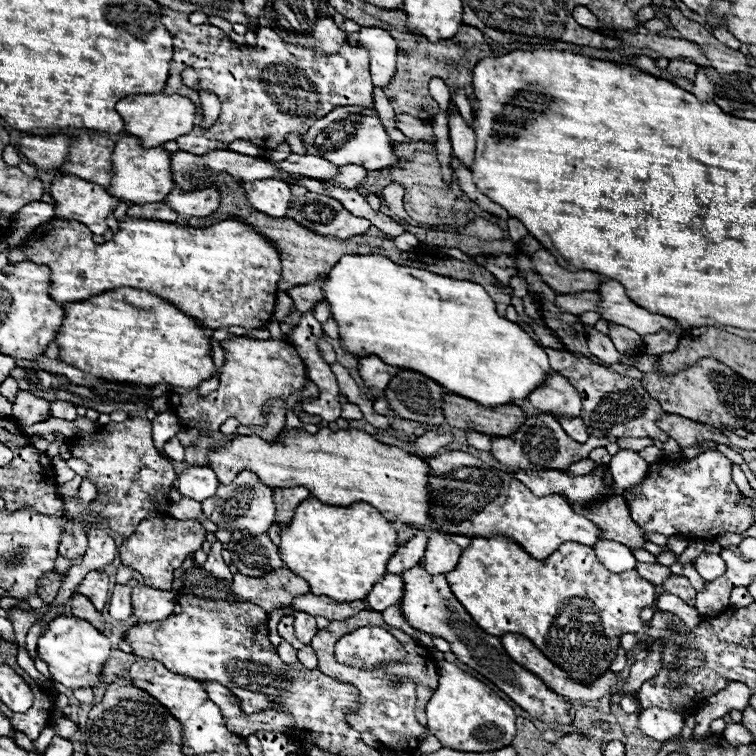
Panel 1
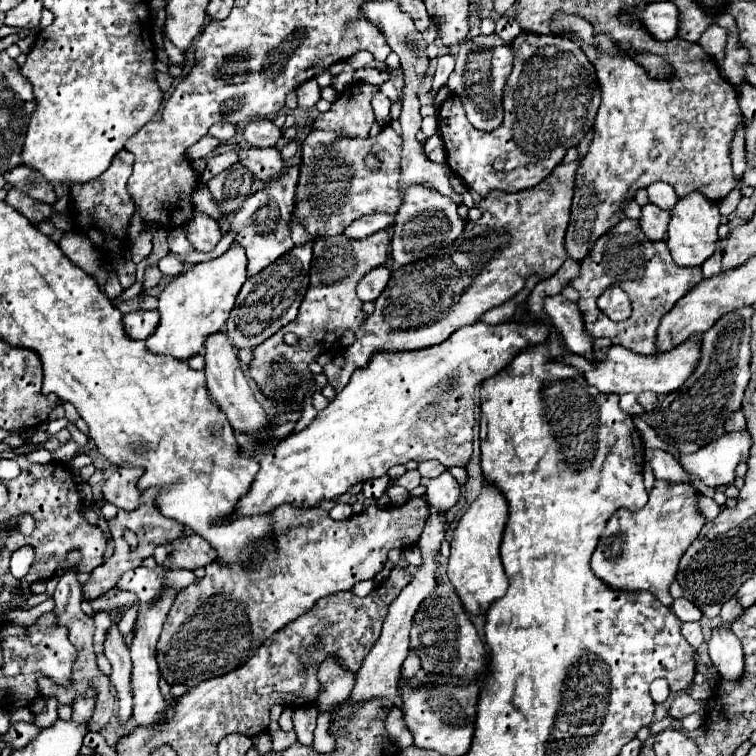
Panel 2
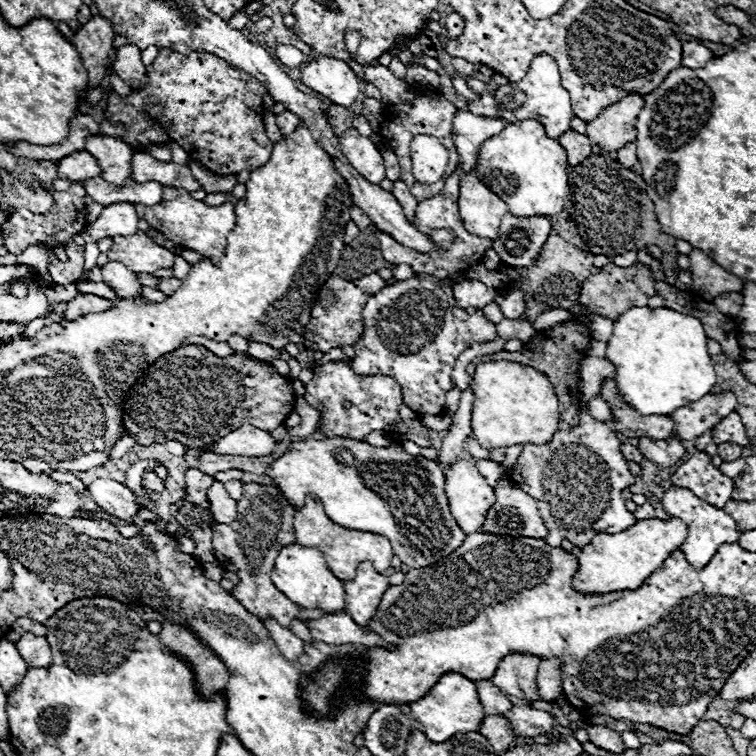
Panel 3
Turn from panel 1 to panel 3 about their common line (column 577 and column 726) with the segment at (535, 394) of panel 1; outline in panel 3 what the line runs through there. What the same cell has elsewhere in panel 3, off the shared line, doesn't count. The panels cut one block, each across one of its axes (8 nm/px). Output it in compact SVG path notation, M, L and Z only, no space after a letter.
M720 392L706 394L706 398L674 410L672 418L676 422L678 440L692 440L706 430L712 430L724 416L728 416L736 408L736 404L738 402L732 392Z

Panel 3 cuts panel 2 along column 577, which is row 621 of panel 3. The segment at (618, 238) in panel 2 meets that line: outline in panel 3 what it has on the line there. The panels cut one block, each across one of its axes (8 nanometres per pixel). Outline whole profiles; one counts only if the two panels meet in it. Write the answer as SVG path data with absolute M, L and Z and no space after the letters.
M248 482L248 484L244 484L244 496L238 500L236 522L216 524L214 536L212 536L216 560L222 562L224 570L236 572L240 578L240 584L232 590L234 598L238 598L238 602L242 602L242 606L246 606L246 610L250 610L254 616L258 616L258 618L270 616L286 628L290 628L292 618L300 618L298 606L294 602L290 602L272 584L270 572L274 568L274 560L276 560L280 548L296 542L294 526L292 526L294 512L296 512L294 506L290 506L288 498L284 498L284 494L276 486Z

